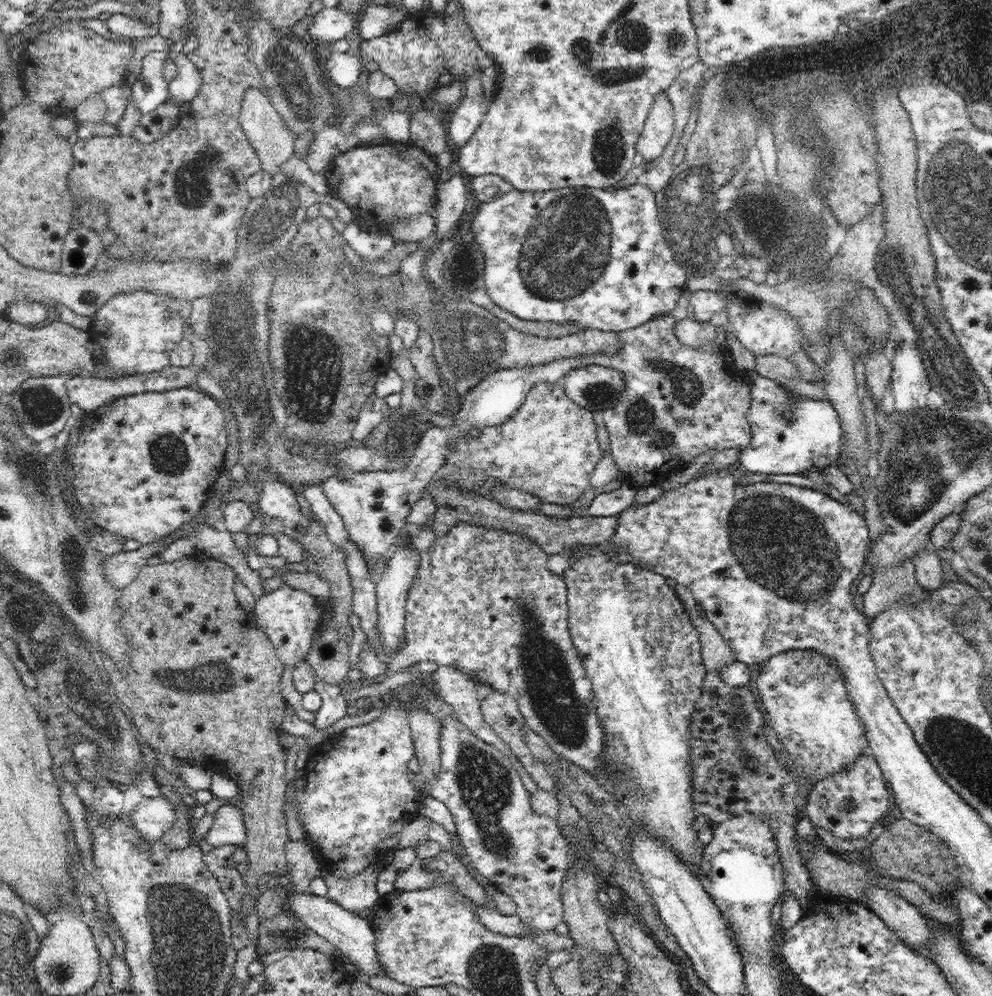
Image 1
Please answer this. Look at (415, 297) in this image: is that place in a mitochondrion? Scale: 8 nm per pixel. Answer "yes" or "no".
yes

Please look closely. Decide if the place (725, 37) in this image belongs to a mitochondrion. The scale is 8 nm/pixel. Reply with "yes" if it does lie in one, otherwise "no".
no

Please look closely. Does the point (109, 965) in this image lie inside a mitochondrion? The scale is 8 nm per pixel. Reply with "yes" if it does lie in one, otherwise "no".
no

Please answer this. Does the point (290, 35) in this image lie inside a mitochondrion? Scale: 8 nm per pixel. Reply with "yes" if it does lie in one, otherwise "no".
no

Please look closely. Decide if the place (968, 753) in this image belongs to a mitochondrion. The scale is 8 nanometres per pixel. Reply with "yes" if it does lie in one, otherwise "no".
yes

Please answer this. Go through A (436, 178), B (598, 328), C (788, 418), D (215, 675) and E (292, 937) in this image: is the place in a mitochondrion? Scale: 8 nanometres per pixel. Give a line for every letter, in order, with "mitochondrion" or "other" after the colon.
A: other
B: other
C: other
D: mitochondrion
E: other

